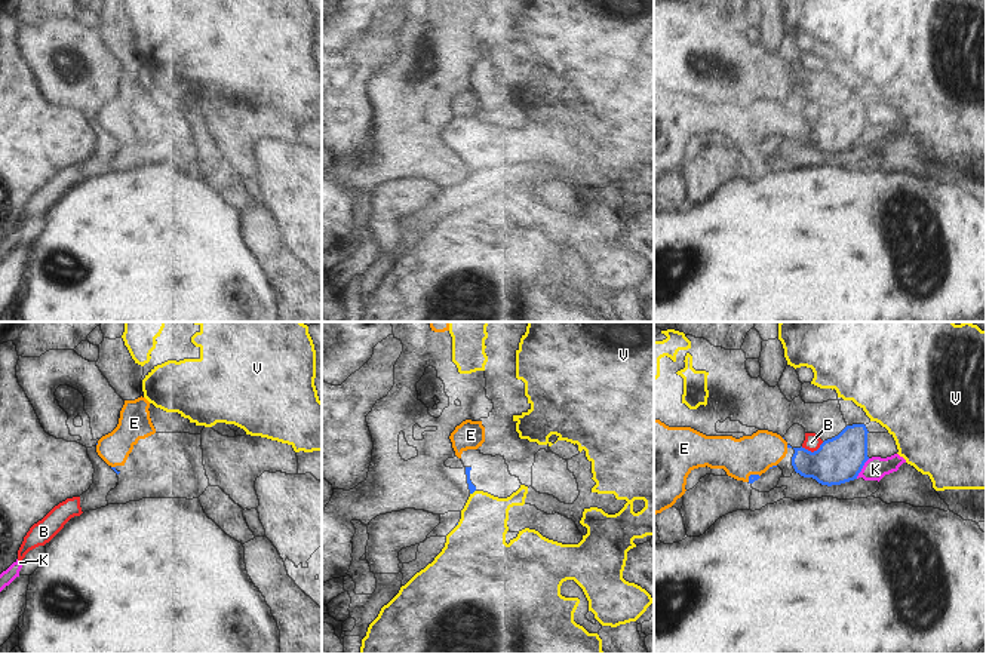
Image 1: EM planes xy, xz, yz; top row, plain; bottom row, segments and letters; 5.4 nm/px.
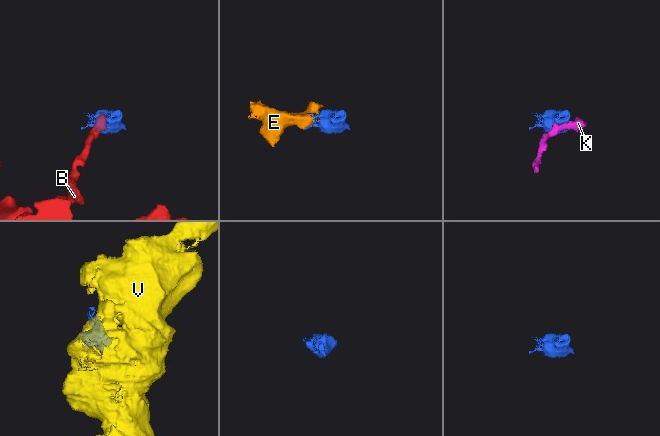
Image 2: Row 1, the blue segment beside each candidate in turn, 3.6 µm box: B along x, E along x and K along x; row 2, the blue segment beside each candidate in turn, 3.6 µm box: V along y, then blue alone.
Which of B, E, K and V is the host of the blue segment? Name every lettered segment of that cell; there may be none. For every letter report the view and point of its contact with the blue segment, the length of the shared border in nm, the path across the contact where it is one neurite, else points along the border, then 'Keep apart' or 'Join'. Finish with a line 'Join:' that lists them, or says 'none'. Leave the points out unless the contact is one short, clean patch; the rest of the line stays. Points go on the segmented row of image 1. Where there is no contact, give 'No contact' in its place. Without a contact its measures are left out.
B: Touches blue at yz (810, 451). Shared border 130 nm. Boundary: yz (823, 442), (813, 451), (801, 447). Keep apart
E: Touches blue at yz (752, 475). Shared border 80 nm. Path across: yz (752, 478), (752, 475), (752, 457), (755, 454). Join
K: Touches blue at yz (862, 467). Shared border 130 nm. Boundary: yz (869, 458), (856, 478). Keep apart
V: Touches blue at xz (472, 493). Shared border 40 nm. Boundary: xz (475, 490), (470, 494). Keep apart
Join: E.

